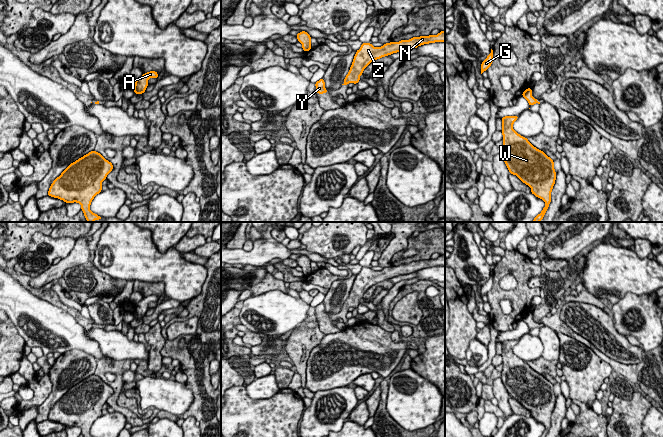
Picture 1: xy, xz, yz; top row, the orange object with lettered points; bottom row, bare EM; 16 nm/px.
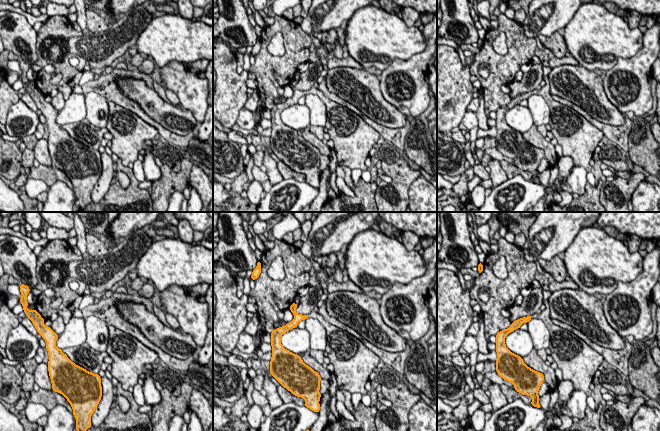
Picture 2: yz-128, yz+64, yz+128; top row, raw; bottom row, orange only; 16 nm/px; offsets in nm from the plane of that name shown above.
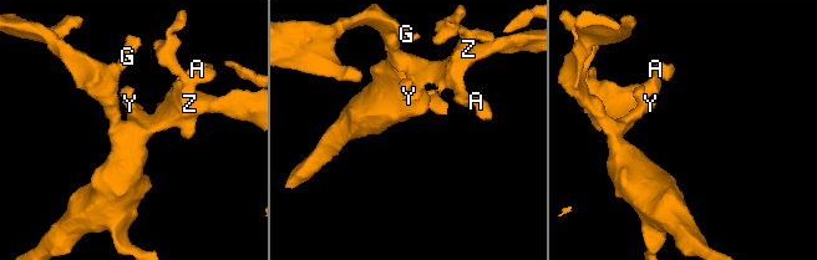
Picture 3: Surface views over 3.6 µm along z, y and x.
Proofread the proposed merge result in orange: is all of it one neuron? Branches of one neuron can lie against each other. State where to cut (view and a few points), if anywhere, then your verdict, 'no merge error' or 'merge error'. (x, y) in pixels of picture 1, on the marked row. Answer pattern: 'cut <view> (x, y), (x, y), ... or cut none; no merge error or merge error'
cut none; no merge error

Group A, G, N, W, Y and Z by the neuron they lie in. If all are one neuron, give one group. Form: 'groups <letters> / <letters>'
groups A G N W Y Z

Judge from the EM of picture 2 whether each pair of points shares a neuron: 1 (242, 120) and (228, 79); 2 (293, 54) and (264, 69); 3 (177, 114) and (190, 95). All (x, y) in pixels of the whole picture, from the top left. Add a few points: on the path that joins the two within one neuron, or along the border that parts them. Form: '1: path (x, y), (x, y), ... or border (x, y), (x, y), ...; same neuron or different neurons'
1: border (243, 106), (235, 123); different neurons
2: path (286, 61), (280, 67), (271, 68); same neuron
3: border (182, 106), (197, 121); different neurons

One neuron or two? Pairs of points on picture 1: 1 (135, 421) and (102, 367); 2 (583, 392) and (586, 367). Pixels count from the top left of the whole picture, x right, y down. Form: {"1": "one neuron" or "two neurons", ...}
{"1": "one neuron", "2": "one neuron"}

